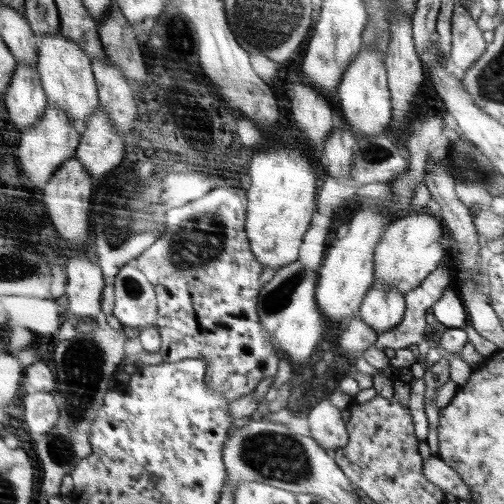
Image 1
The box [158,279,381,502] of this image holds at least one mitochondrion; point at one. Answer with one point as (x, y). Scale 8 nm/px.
(275, 456)

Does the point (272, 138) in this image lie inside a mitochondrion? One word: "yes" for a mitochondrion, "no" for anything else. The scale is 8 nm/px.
no

